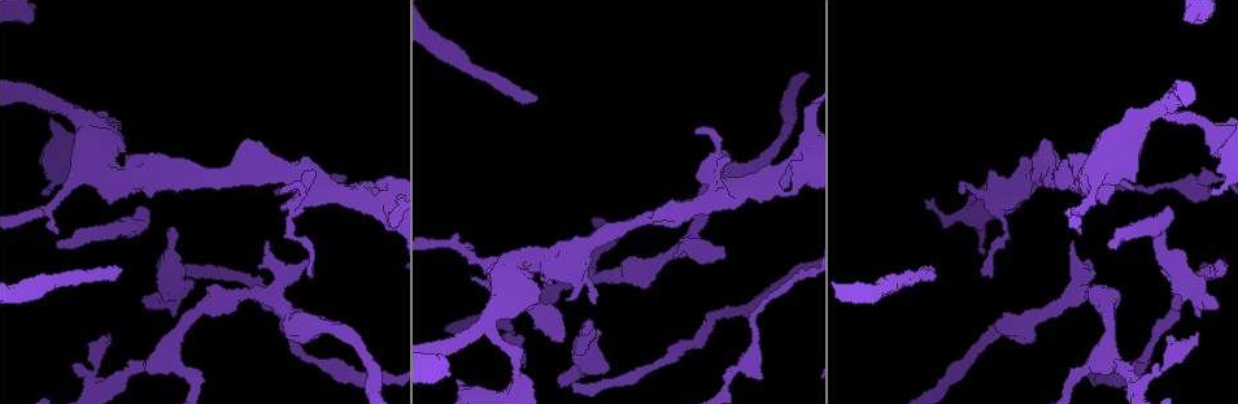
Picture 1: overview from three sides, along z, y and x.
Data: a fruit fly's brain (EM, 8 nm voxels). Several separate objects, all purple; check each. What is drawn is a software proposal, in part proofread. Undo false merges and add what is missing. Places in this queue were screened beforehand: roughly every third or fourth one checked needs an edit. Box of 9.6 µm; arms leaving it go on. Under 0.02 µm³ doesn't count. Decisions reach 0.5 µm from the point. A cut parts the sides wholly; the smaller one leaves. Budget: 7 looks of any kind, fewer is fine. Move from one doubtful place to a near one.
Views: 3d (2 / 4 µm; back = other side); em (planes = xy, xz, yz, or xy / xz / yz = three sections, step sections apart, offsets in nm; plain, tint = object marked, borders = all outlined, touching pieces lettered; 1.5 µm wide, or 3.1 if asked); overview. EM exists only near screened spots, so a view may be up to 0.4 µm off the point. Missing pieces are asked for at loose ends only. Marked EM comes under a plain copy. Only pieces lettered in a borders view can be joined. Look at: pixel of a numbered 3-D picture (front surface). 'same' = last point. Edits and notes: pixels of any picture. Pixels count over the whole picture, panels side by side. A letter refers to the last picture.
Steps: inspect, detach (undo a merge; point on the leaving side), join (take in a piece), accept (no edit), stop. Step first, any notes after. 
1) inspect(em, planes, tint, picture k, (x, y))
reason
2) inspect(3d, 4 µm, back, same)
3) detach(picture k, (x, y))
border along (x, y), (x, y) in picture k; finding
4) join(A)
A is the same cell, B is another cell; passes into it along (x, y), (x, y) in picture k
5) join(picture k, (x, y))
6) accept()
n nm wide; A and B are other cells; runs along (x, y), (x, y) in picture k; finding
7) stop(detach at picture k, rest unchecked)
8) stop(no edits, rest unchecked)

inspect(em, xy, step 8, borders, picture 1, (173, 313))
branch stops here

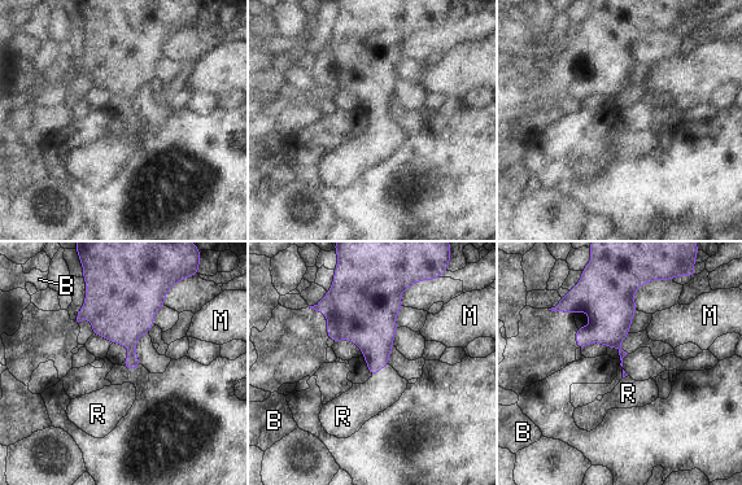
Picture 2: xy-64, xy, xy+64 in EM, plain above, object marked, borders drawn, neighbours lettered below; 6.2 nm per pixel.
inspect(em, planes, borders, same)
cut it another way

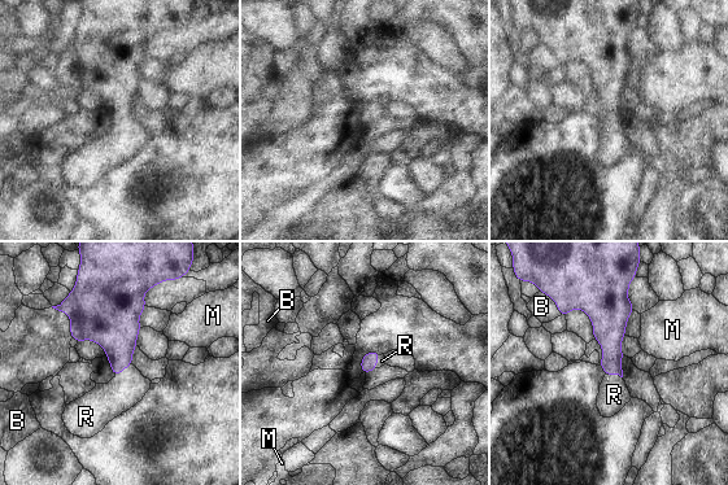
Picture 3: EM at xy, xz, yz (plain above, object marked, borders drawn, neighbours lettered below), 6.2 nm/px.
join(R)
R is the same cell, B and M are other cells; passes into it along (116, 330), (123, 368), (104, 402) in picture 3; it goes on there

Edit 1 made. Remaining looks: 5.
inspect(overview)
see it whole again

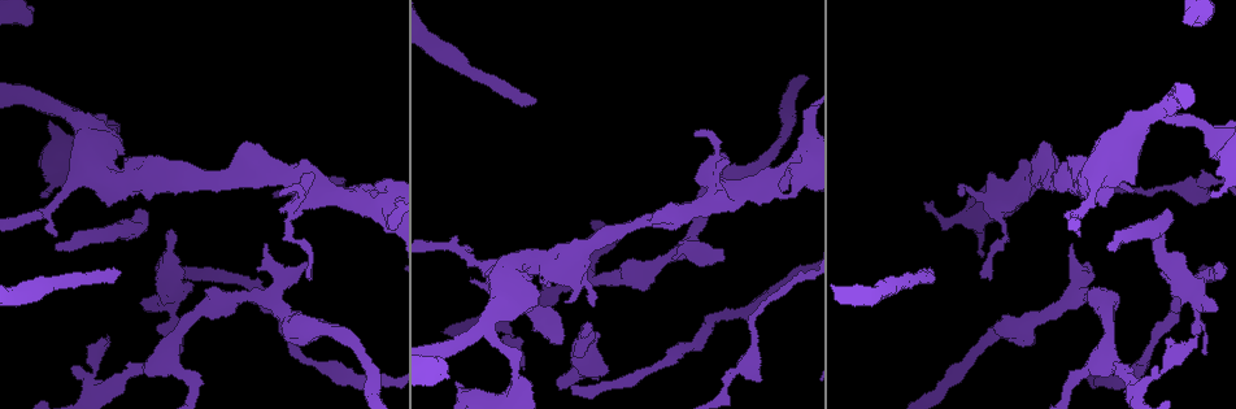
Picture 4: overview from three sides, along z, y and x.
inspect(em, planes, borders, picture 4, (470, 278))
an open end

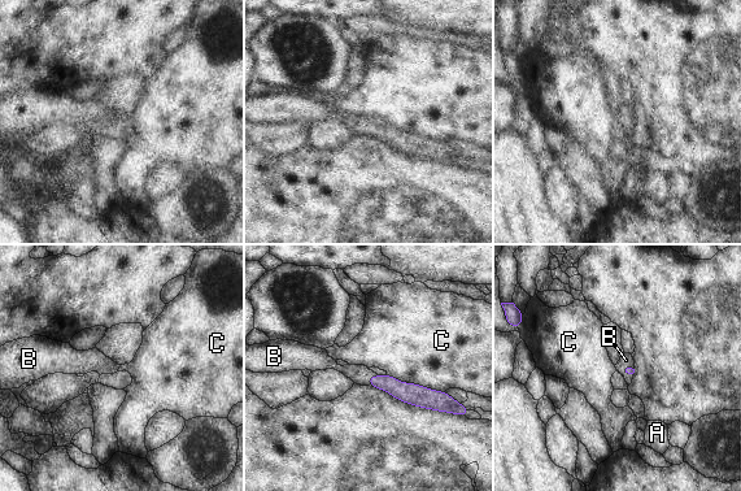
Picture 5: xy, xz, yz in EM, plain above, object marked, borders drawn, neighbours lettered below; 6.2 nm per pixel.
join(B)
B is the same cell, A and C are other cells; passes into it along (402, 391), (369, 377), (360, 374) in picture 5; the neuron continues

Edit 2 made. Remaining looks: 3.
inspect(overview)
see it whole again

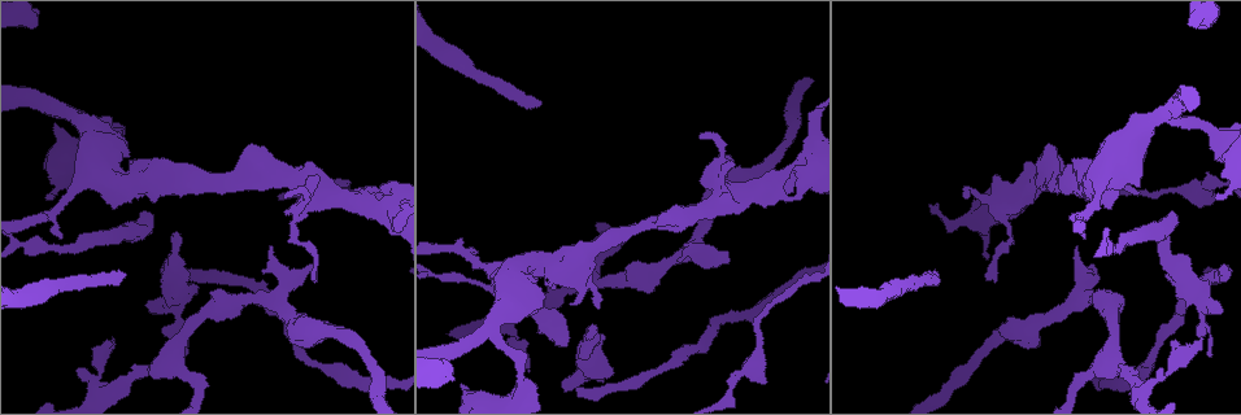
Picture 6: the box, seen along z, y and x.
inspect(3d, 2 µm, picture 6, (727, 250))
thick end

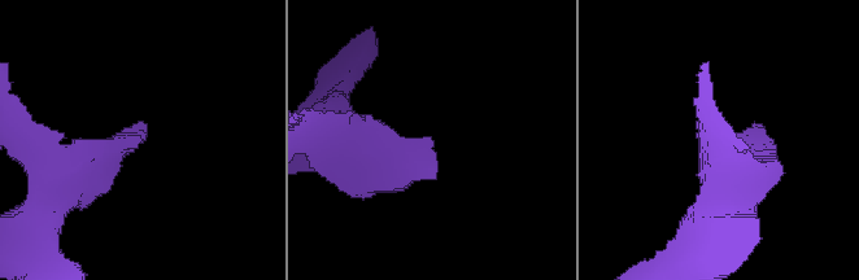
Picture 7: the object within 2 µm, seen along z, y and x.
inspect(em, xz, step 8, borders, picture 7, (433, 142))

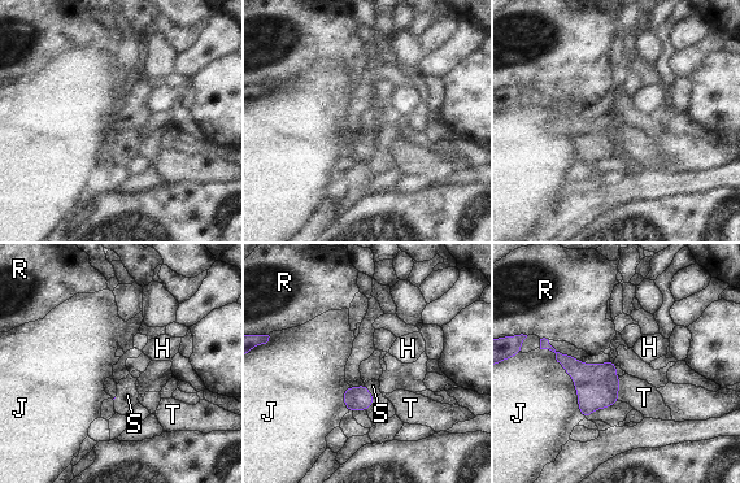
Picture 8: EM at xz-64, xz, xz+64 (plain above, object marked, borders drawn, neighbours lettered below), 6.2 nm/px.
join(S)
S is the same cell, H, J, R and T are other cells; passes into it along (358, 397), (368, 391), (373, 386) in picture 8; the neuron continues

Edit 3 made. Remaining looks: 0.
stop(join at picture 3, join at picture 5, join at picture 8, rest unchecked)

